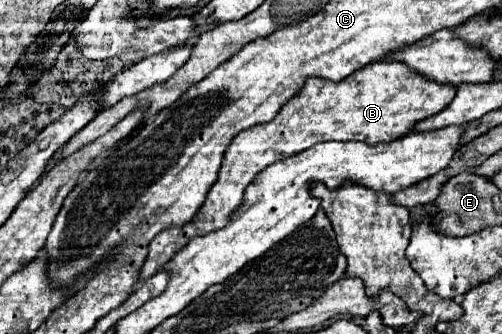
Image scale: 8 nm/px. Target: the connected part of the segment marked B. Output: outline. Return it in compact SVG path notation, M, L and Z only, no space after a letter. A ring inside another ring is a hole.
M395 60L367 64L341 82L309 78L309 82L305 82L305 86L283 106L281 112L277 112L271 122L257 124L233 138L225 152L217 180L193 220L185 226L163 230L149 244L149 256L141 268L141 280L147 280L161 270L191 238L223 228L229 222L229 214L241 206L243 192L249 182L253 182L255 176L269 164L329 140L359 140L369 146L393 142L409 134L417 122L439 114L453 100L453 94L455 86L421 78L421 74Z

